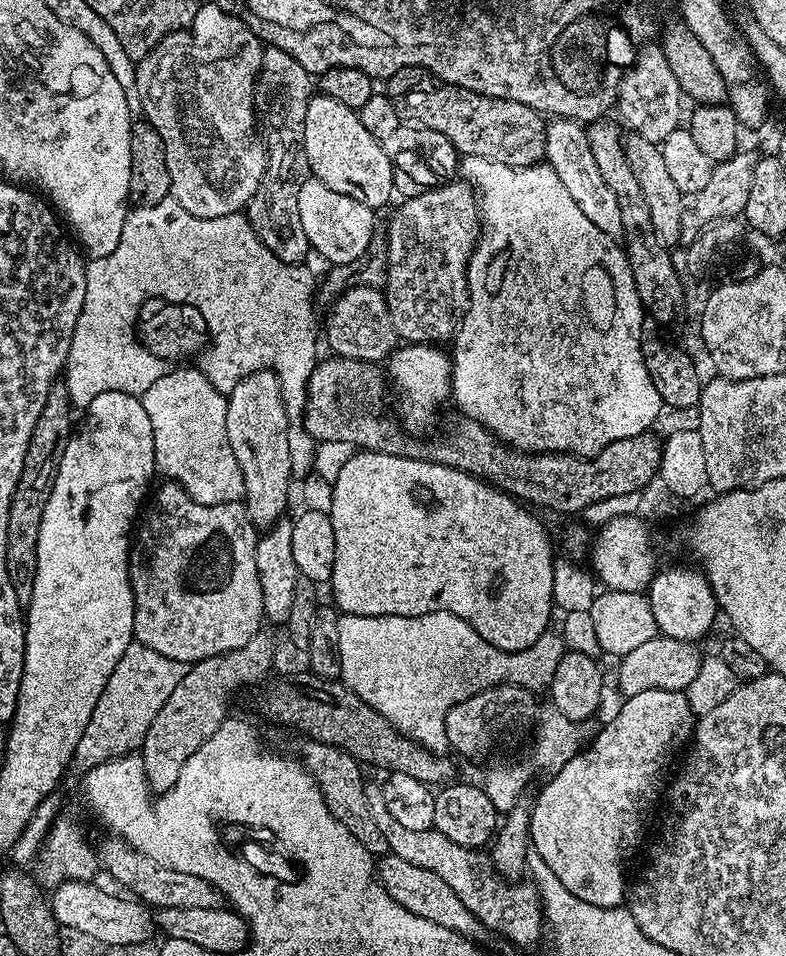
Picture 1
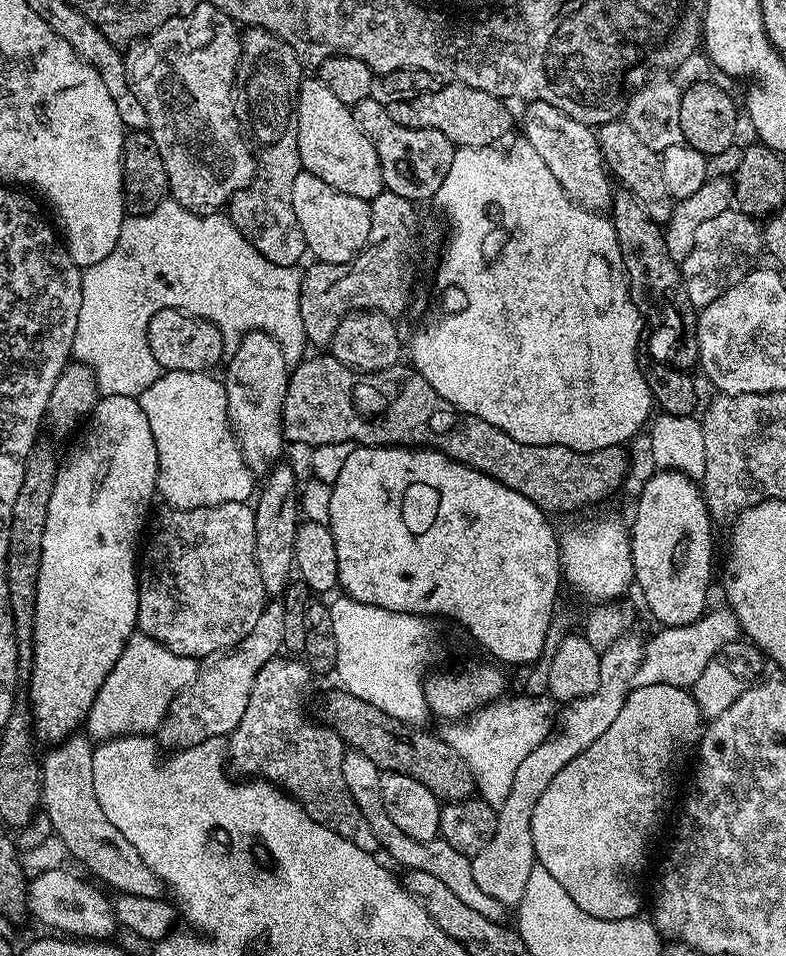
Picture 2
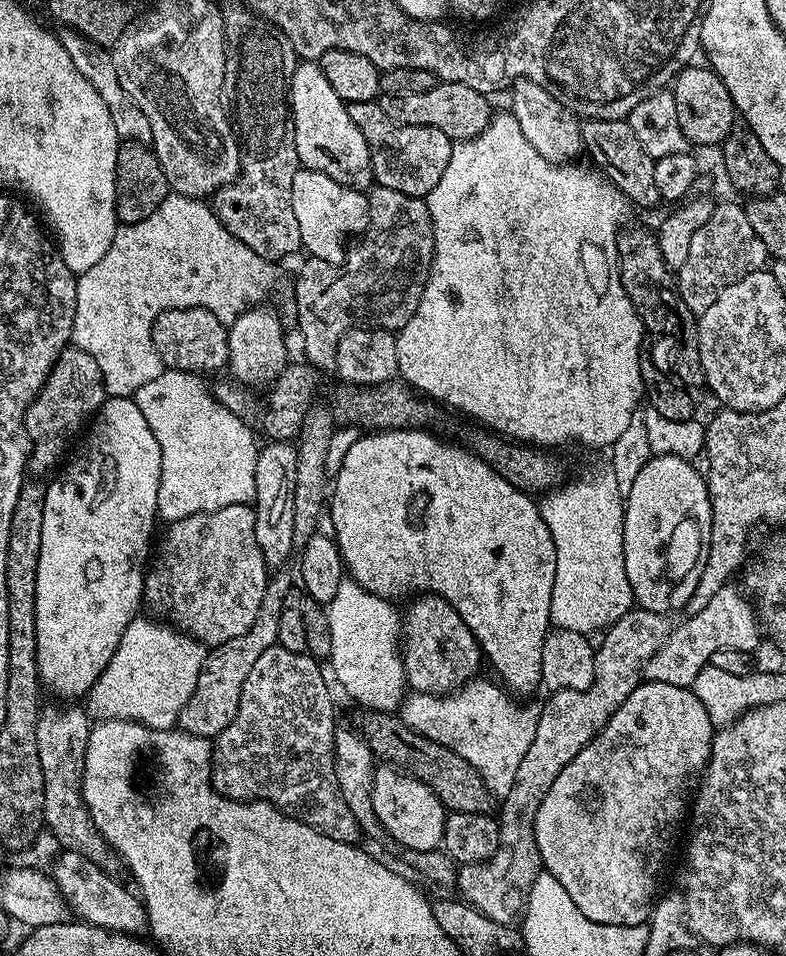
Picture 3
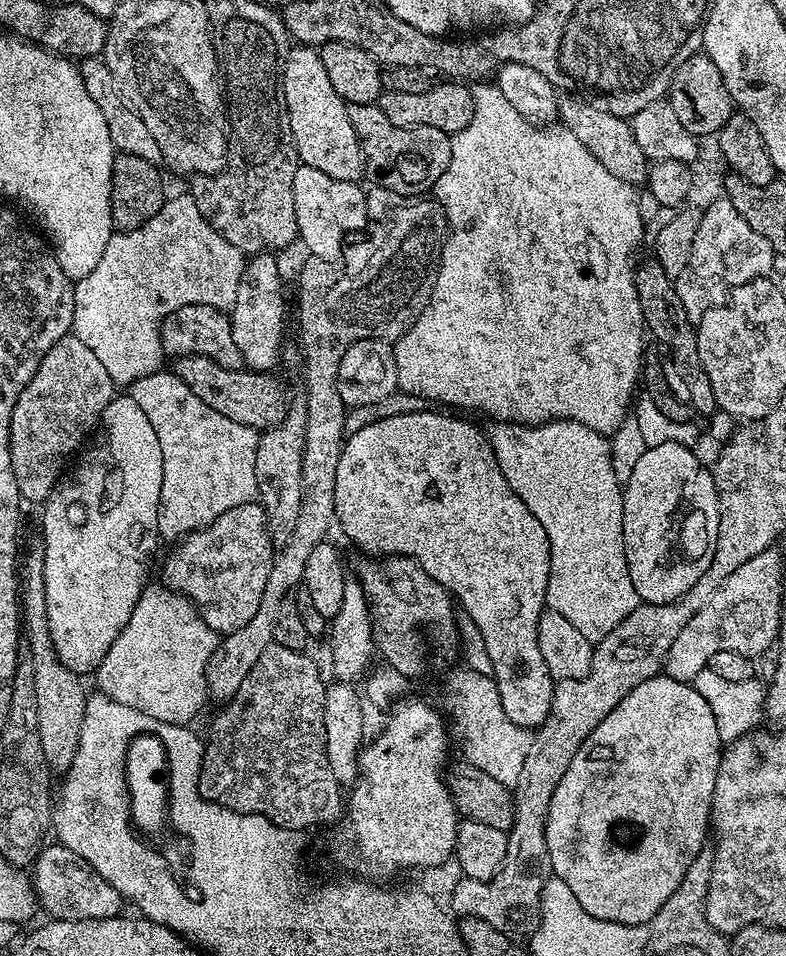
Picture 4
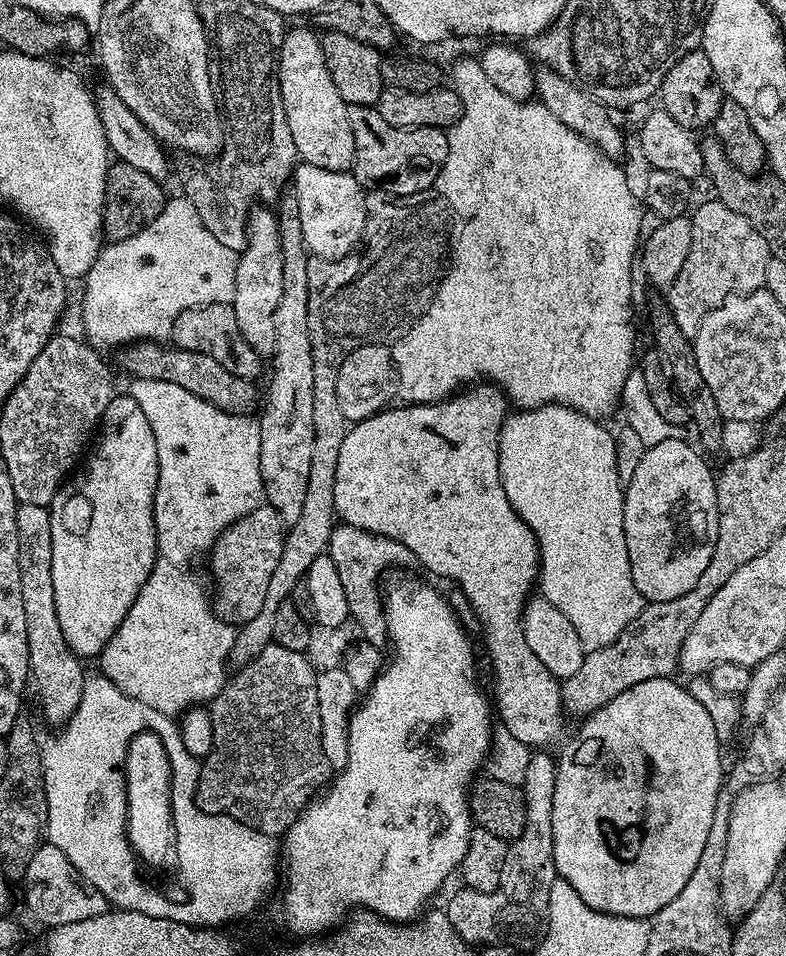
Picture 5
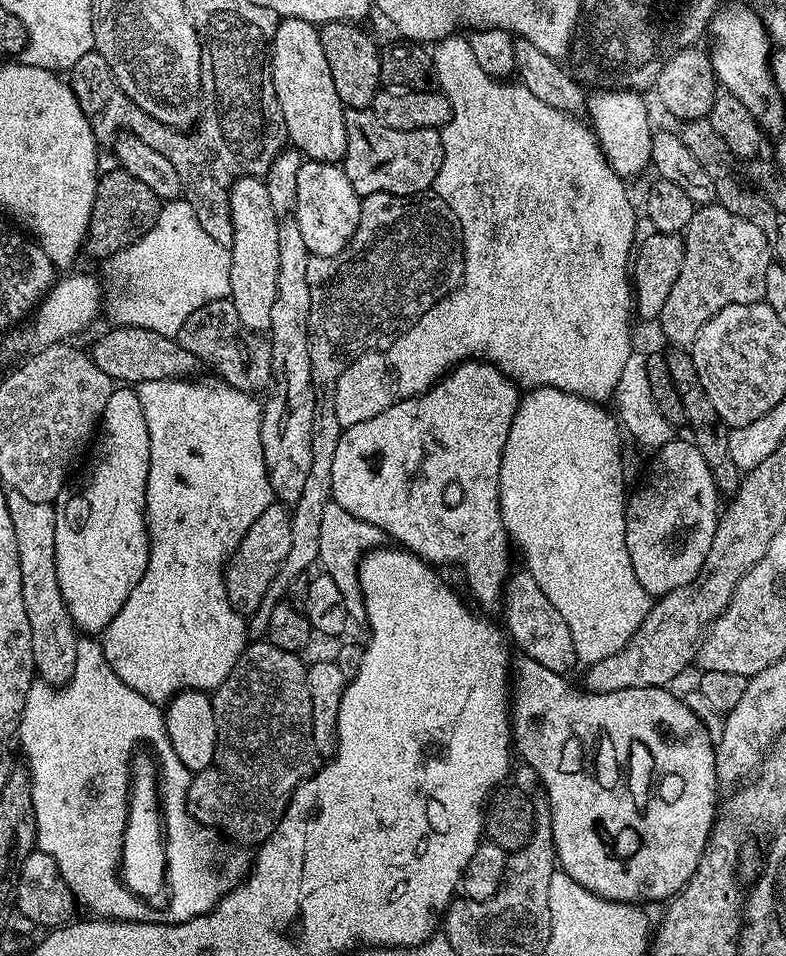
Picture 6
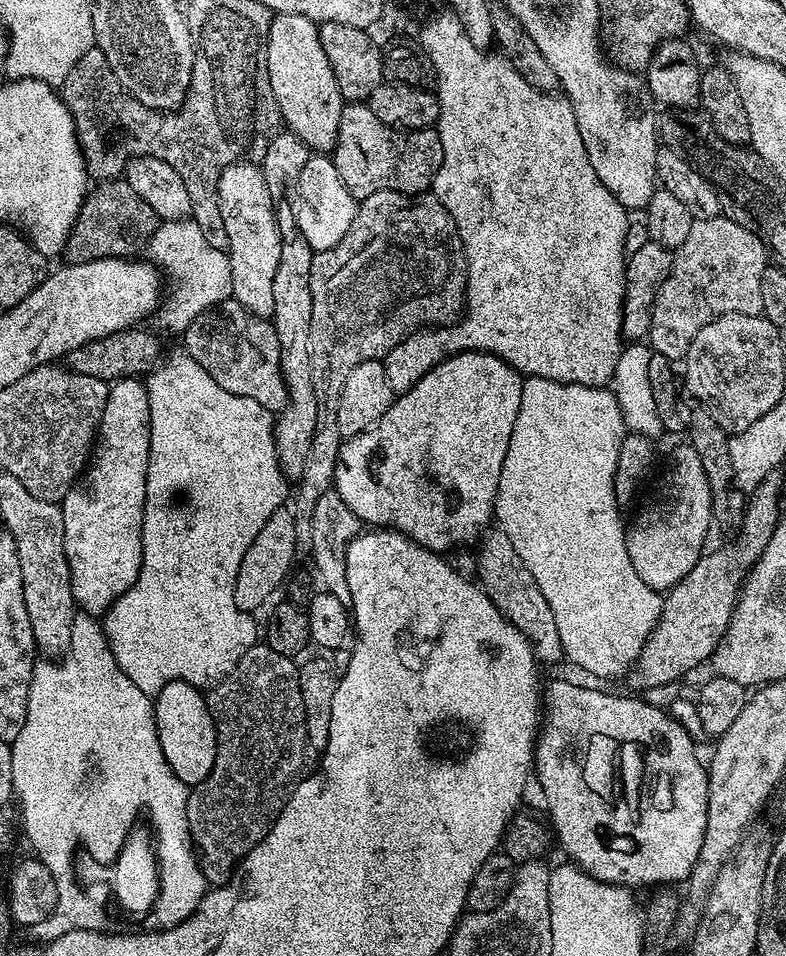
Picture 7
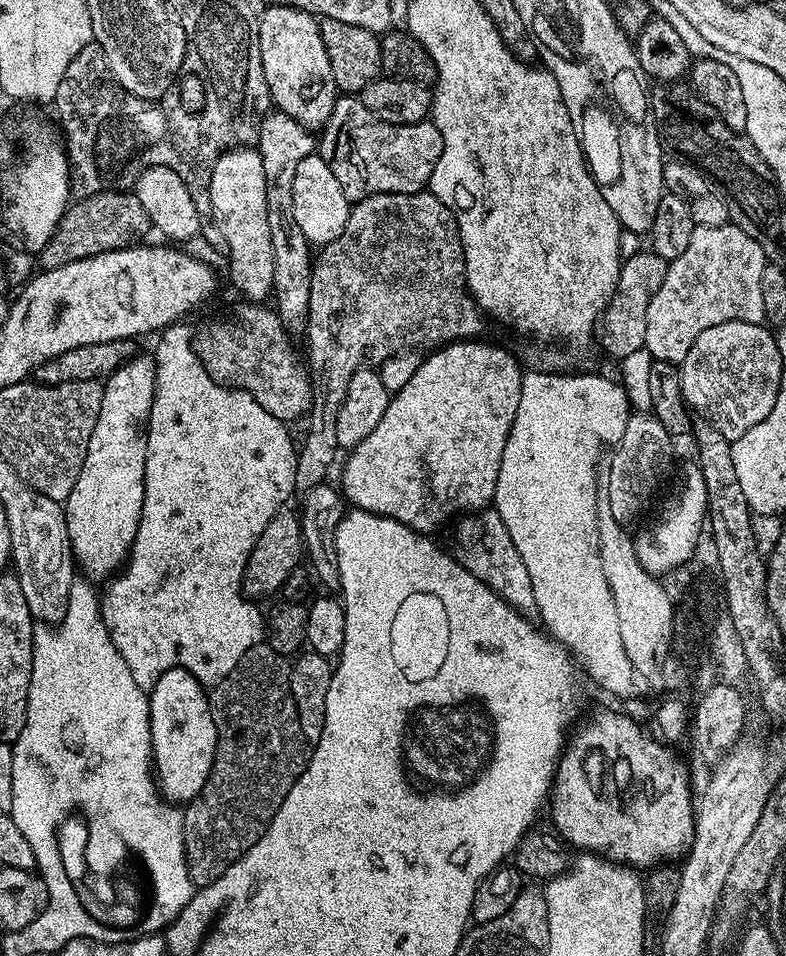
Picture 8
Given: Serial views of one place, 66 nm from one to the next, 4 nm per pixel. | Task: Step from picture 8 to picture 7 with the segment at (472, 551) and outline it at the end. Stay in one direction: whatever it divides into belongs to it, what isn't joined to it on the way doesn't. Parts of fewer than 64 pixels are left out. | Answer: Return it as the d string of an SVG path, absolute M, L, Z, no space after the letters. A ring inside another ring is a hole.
M488 530L483 533L479 544L480 553L476 556L476 572L480 575L478 577L480 587L494 602L494 606L498 606L501 614L527 638L533 654L541 665L563 661L565 654L562 638L558 636L554 614L550 614L550 606L547 605L546 598L542 598L542 590L538 590L538 582L534 582L534 574L530 574L522 558L518 558L518 550L510 546L510 538L506 538L506 534L502 531Z

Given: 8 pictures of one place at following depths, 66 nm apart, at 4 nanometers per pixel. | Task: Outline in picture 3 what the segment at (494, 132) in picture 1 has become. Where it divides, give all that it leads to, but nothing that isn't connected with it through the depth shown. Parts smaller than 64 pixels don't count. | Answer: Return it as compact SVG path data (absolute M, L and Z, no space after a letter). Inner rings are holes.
M438 82L426 94L410 94L409 96L379 97L380 108L386 118L395 124L413 124L414 126L430 126L442 130L454 142L472 140L491 122L494 108L488 105L489 97L485 93L474 90L470 86Z

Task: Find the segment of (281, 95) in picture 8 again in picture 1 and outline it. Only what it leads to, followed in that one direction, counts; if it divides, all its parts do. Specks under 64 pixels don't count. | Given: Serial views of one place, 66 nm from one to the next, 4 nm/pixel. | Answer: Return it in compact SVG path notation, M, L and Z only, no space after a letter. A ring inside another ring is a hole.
M323 94L313 95L306 110L304 123L304 153L308 159L308 172L315 179L326 182L330 190L354 198L373 210L381 210L392 200L392 191L398 188L398 176L392 167L386 150L362 126L359 111L334 102Z

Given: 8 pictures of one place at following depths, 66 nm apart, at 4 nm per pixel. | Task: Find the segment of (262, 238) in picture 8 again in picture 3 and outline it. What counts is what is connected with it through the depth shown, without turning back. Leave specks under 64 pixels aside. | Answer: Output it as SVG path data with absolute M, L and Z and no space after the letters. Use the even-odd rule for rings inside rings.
M249 306L228 329L228 355L227 371L231 379L245 385L256 384L271 385L280 379L280 371L288 367L288 344L284 341L284 324L280 316L268 306Z

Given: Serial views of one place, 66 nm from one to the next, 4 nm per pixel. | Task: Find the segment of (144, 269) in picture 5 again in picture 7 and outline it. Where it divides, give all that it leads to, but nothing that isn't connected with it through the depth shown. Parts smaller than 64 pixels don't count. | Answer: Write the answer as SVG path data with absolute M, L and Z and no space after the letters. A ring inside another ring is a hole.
M191 218L163 221L148 241L147 252L147 259L160 269L166 281L167 295L154 313L154 321L162 331L182 334L198 314L231 297L232 279L227 251L210 246Z

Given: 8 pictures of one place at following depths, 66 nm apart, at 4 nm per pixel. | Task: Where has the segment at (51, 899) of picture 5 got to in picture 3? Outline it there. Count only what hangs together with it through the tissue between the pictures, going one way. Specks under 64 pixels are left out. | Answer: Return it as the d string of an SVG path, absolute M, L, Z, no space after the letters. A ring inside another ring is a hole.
M67 850L59 853L56 865L50 868L50 875L56 881L58 890L68 902L68 907L76 912L81 921L95 928L105 928L108 932L140 934L148 928L148 909L143 899L135 891L123 888L110 873L90 858Z

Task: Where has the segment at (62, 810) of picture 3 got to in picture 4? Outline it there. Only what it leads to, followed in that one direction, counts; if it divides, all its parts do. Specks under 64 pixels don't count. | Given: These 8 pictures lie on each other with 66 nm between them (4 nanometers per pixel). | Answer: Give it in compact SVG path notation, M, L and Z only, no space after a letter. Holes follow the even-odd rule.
M36 534L28 540L28 557L23 557L20 572L22 583L22 630L26 635L26 650L34 662L34 691L38 697L38 735L42 738L42 750L46 754L46 762L53 773L63 774L74 762L74 754L78 748L78 738L82 730L82 718L86 714L89 693L84 692L84 684L77 673L70 671L58 658L54 650L54 642L50 638L50 626L46 622L46 574L44 573L44 537Z

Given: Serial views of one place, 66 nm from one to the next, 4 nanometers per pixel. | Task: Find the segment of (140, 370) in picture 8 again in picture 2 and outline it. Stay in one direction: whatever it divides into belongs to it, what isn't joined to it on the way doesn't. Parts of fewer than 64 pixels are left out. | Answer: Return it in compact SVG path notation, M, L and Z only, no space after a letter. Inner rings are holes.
M101 395L96 405L92 408L90 415L87 417L86 423L83 425L80 437L76 440L76 445L68 452L68 457L63 457L62 463L56 470L56 481L54 482L54 494L50 494L50 510L46 514L46 534L42 534L42 566L38 570L38 606L34 614L34 638L32 639L32 674L27 677L26 684L28 684L27 703L30 705L32 713L32 722L34 725L34 732L37 737L40 736L44 740L52 740L48 742L63 742L77 731L76 728L85 723L90 706L94 702L94 698L98 694L98 690L102 690L102 682L106 682L106 674L110 674L110 670L114 670L114 662L118 662L118 654L122 654L122 650L126 646L126 642L137 631L138 625L136 619L138 618L138 586L140 585L140 577L138 575L138 544L136 548L136 539L140 535L143 537L144 523L148 520L148 511L152 508L152 499L157 499L158 493L156 490L156 475L158 474L158 446L154 446L154 434L150 434L150 422L146 422L146 414L142 410L139 399L135 396L106 396Z

